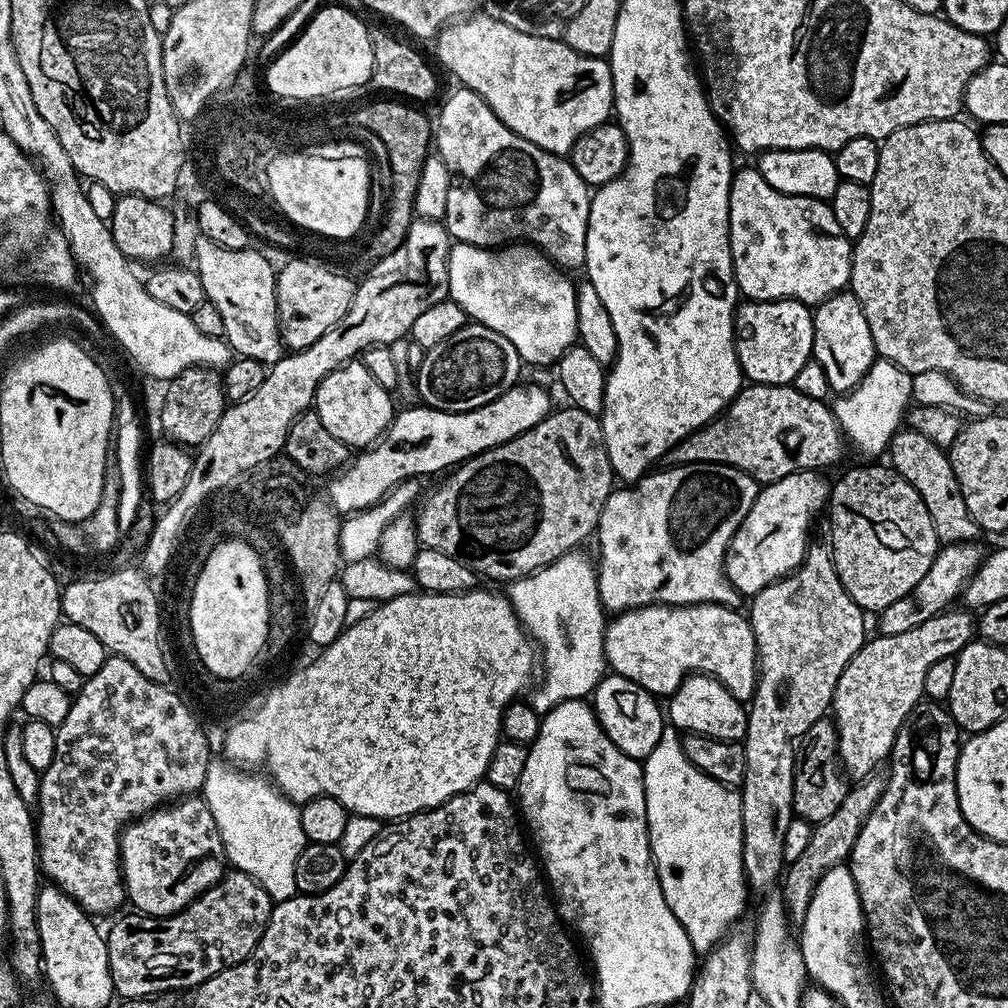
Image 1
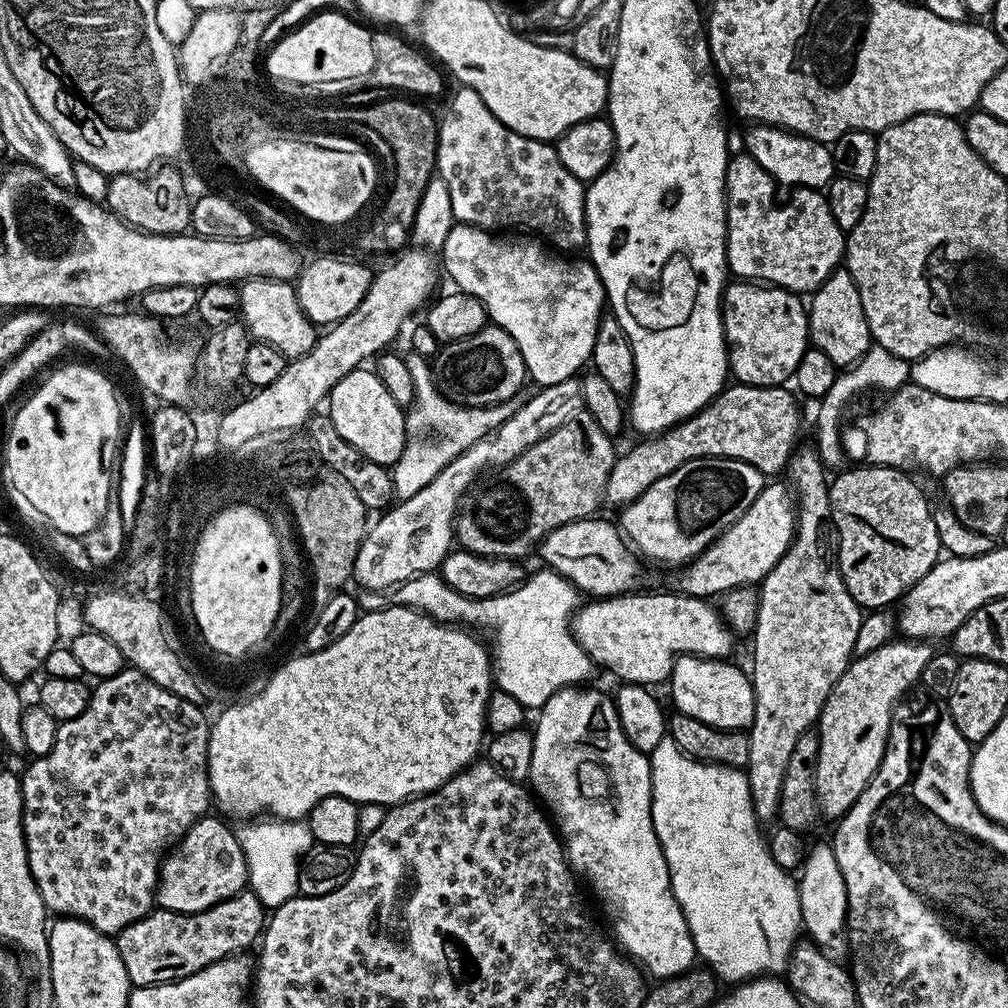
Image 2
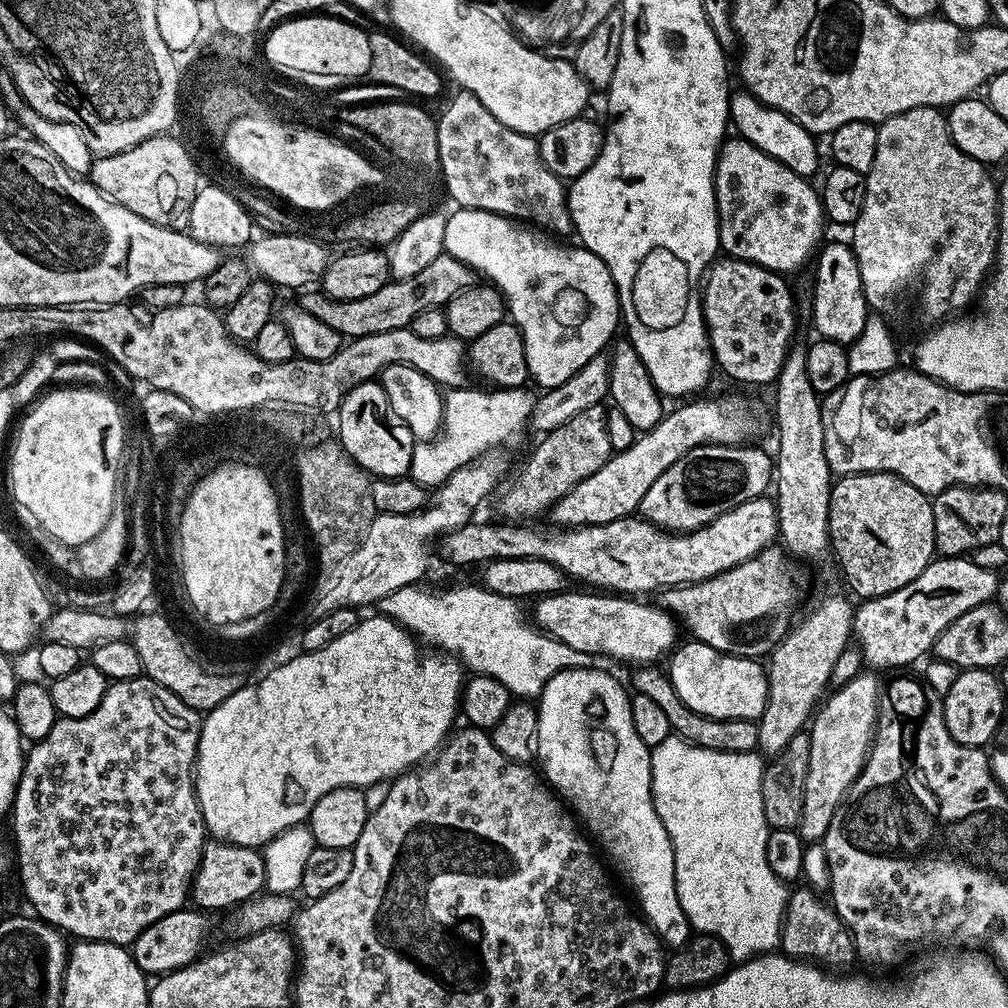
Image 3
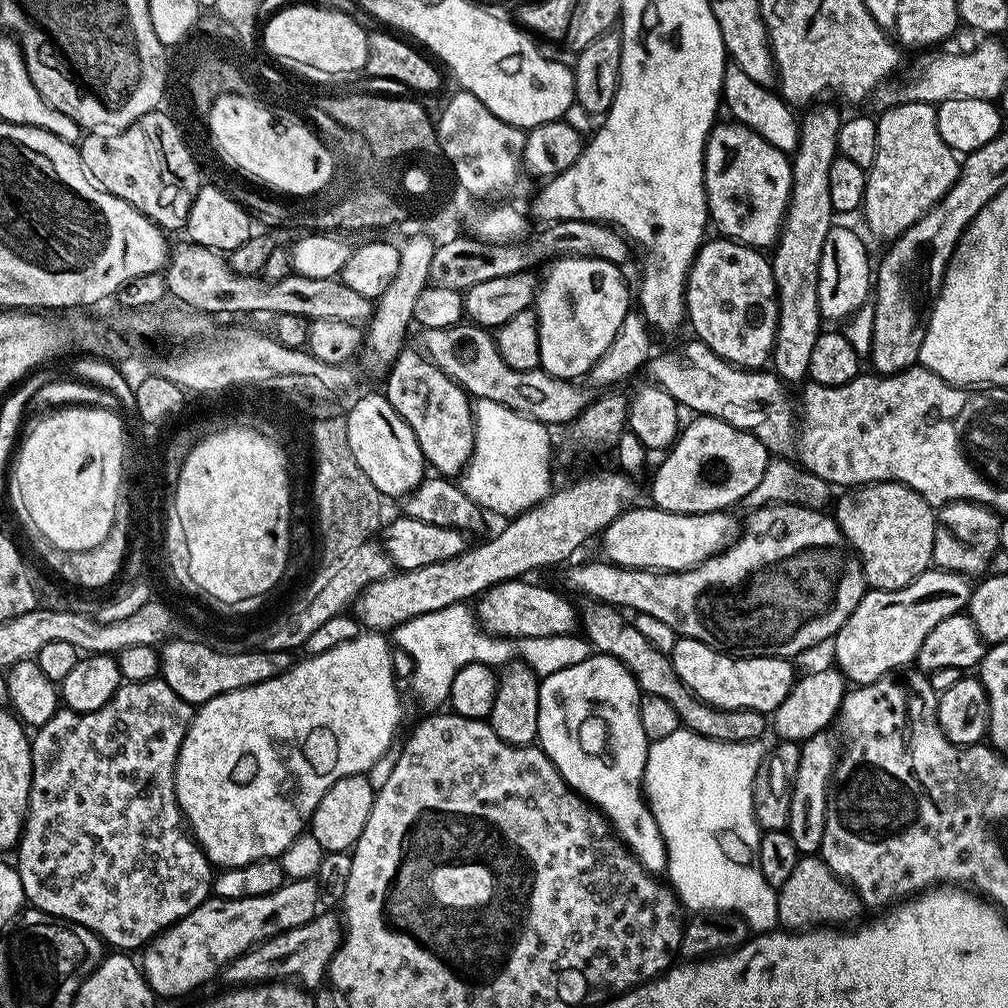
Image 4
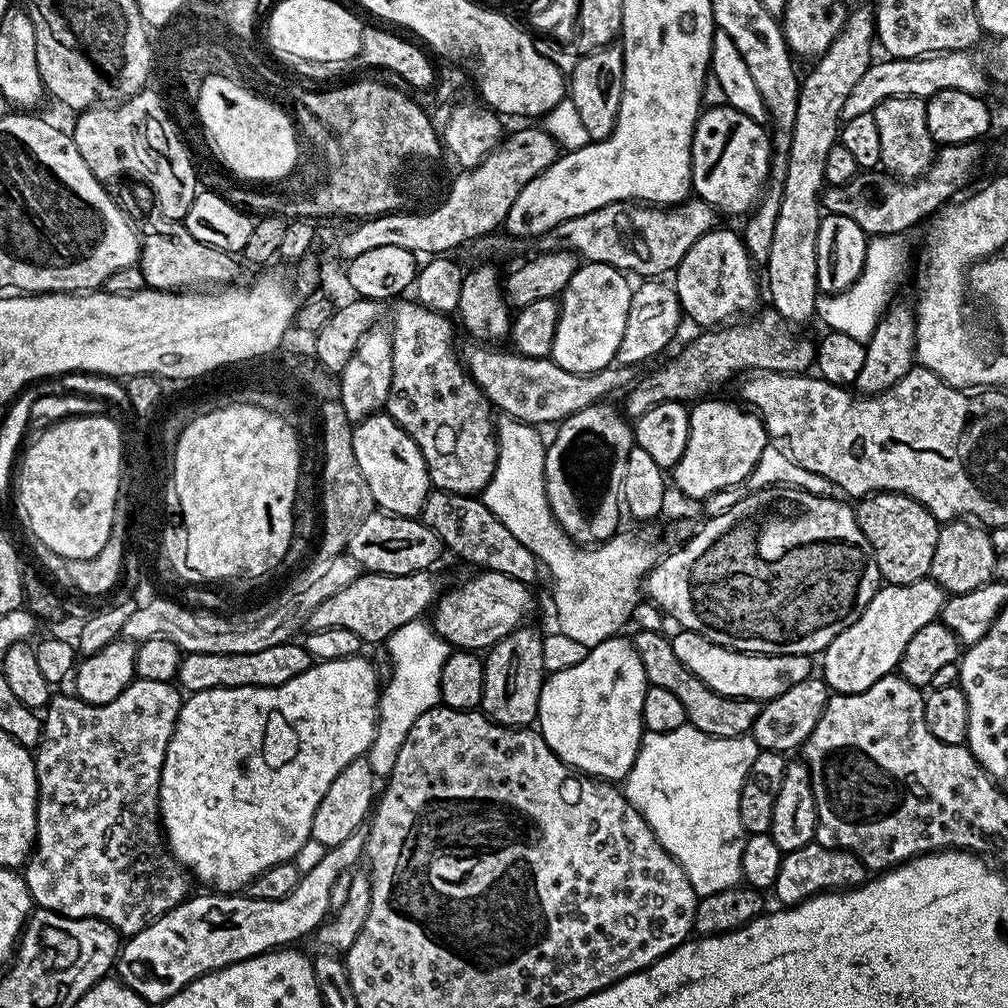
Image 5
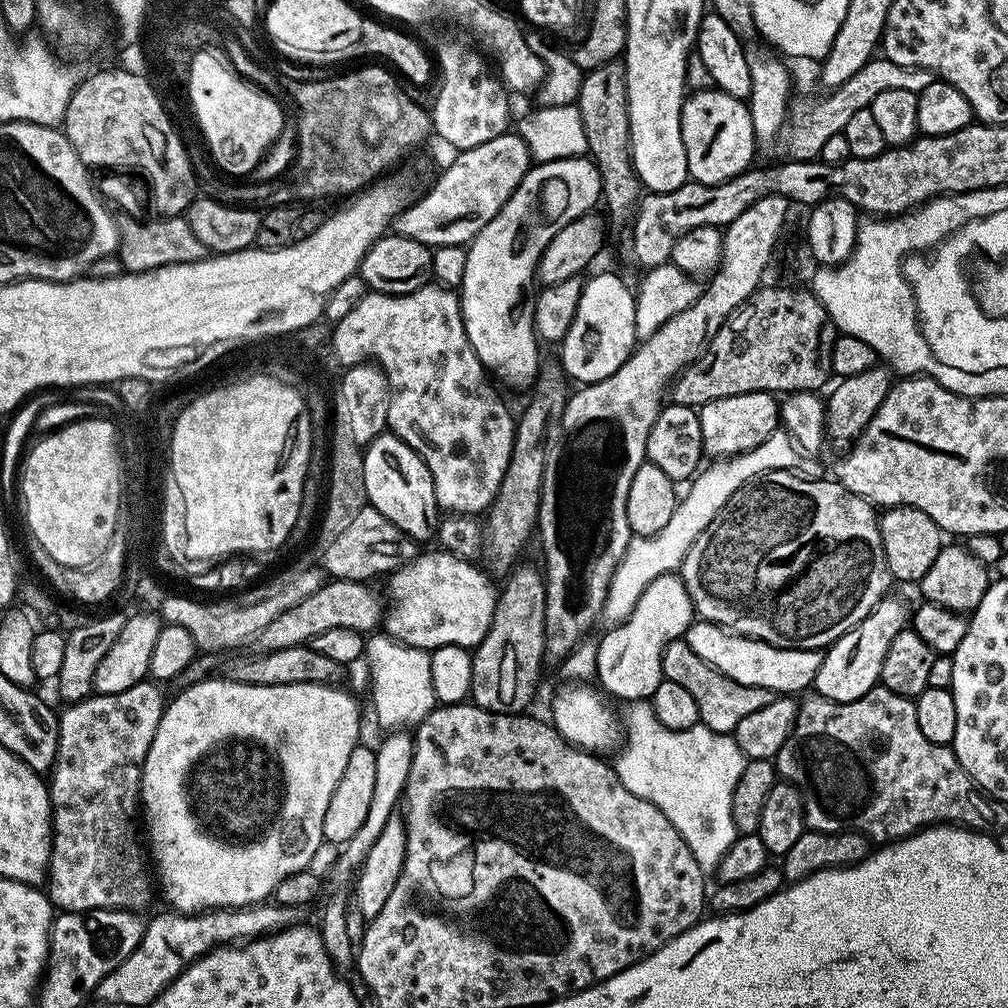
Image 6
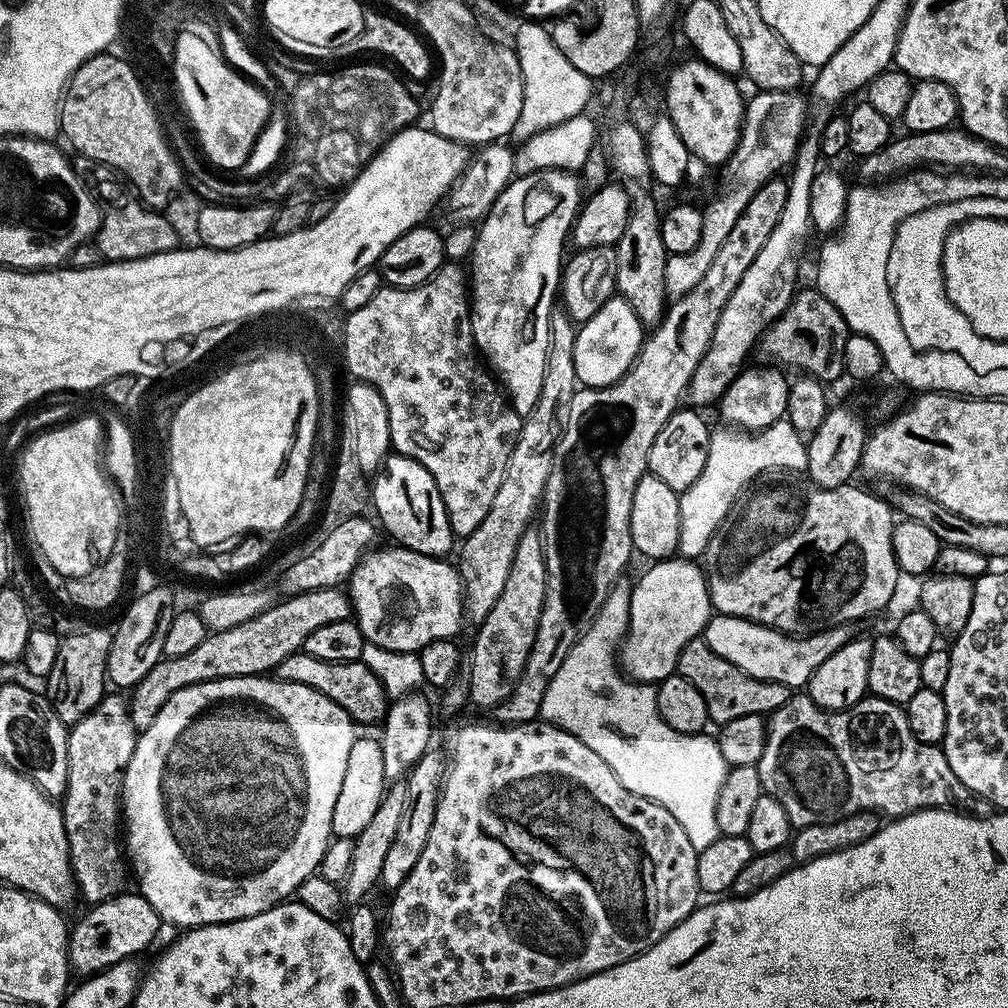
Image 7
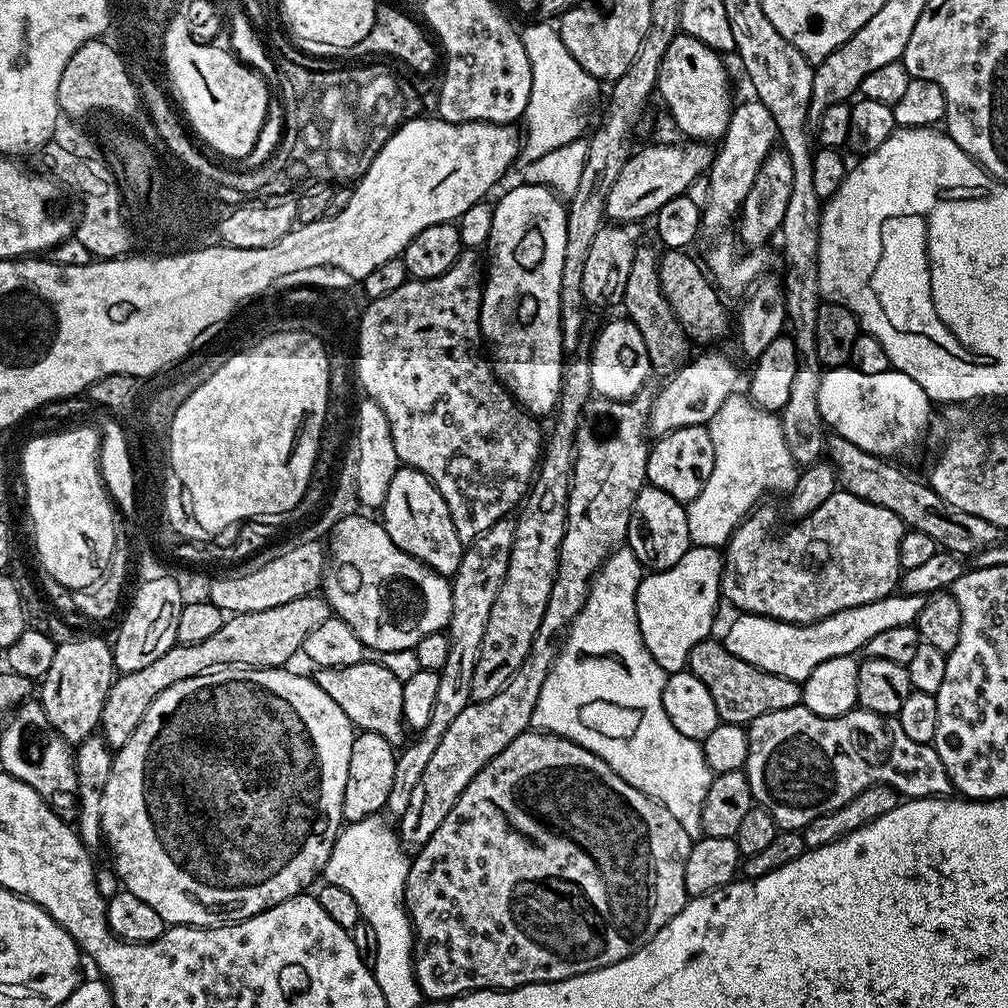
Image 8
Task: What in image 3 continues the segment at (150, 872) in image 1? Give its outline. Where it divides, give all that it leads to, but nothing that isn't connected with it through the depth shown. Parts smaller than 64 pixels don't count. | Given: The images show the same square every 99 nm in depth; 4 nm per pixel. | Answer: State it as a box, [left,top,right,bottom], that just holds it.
[190,838,266,910]

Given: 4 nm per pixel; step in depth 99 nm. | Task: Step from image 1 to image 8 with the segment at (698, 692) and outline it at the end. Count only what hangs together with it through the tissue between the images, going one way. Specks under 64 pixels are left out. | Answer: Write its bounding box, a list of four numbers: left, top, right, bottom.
[722,594,925,682]

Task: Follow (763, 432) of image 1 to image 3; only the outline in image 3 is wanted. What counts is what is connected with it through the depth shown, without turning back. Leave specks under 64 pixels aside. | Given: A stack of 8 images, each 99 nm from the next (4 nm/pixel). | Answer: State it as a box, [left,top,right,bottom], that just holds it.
[550,396,760,528]

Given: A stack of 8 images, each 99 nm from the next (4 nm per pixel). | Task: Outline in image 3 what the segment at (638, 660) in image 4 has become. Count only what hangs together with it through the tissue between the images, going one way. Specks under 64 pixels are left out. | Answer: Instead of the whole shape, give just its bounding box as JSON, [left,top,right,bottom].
[631,666,760,752]

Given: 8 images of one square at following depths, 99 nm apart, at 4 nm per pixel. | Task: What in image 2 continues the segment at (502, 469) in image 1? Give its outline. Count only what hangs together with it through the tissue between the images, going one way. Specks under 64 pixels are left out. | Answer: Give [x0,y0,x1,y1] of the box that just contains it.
[454,411,617,558]

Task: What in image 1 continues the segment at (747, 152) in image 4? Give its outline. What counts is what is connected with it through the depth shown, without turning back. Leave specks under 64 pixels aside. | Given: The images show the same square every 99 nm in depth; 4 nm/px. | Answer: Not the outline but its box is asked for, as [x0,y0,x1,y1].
[728,167,852,306]

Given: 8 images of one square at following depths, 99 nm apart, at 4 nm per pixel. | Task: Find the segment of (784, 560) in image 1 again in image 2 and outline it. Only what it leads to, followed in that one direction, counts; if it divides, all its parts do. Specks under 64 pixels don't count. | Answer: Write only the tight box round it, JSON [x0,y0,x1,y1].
[674,482,796,598]

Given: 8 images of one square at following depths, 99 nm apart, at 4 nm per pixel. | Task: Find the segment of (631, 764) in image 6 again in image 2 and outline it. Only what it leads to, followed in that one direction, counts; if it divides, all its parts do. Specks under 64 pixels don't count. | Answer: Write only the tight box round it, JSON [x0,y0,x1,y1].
[650,738,802,986]

